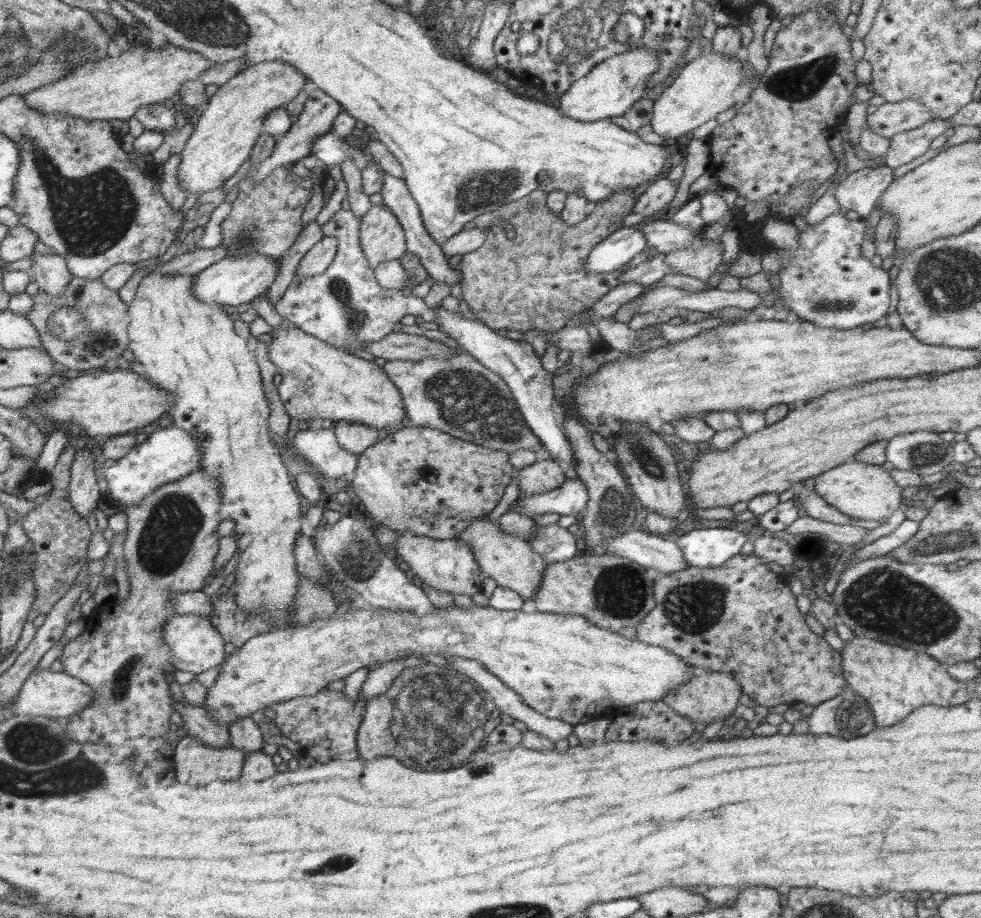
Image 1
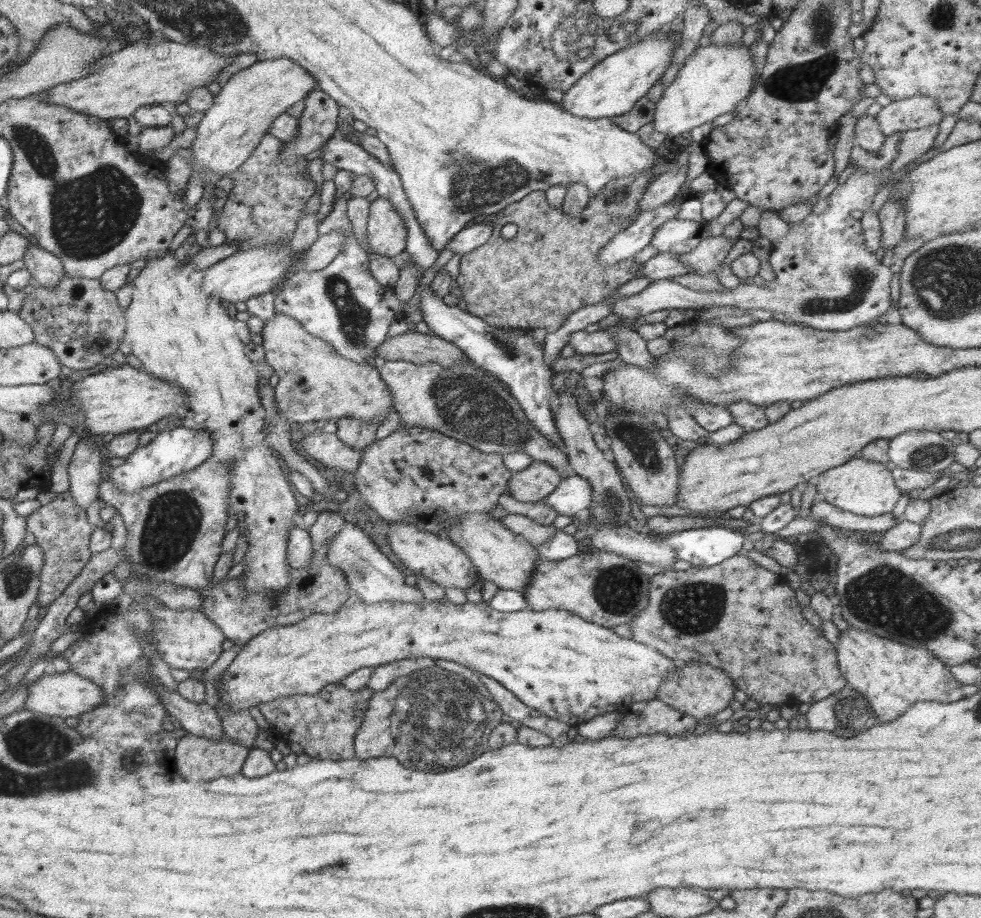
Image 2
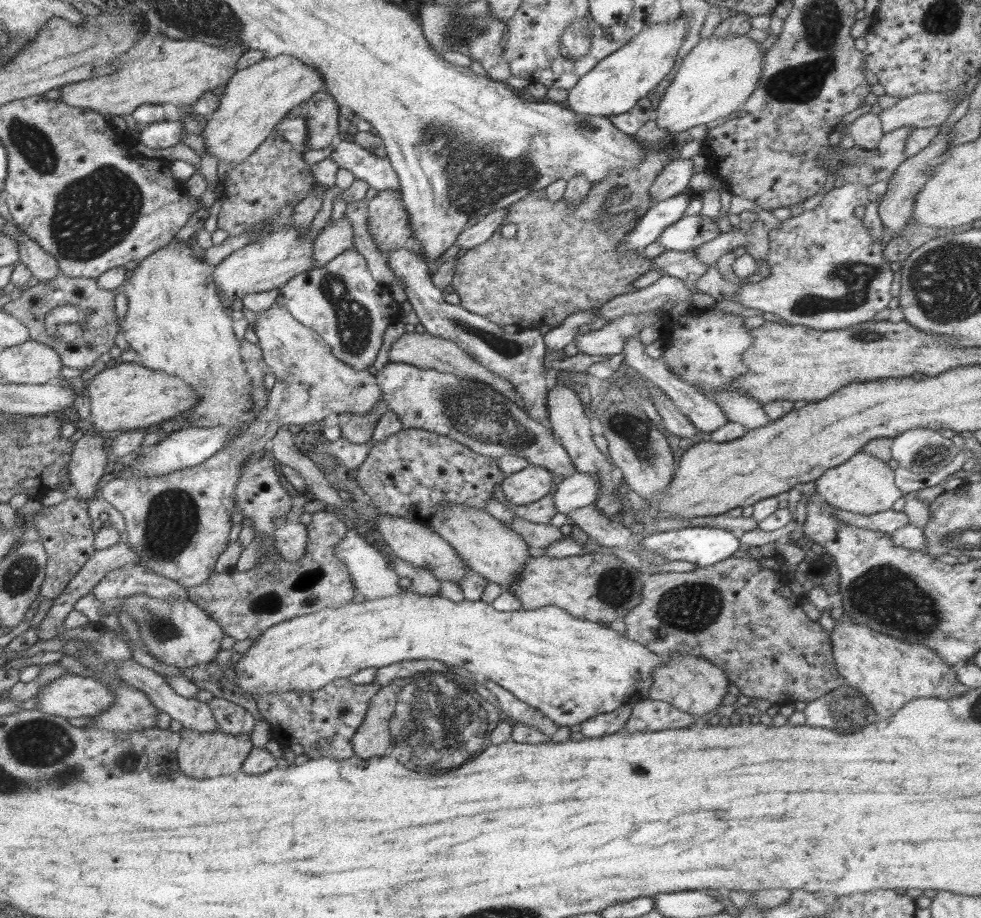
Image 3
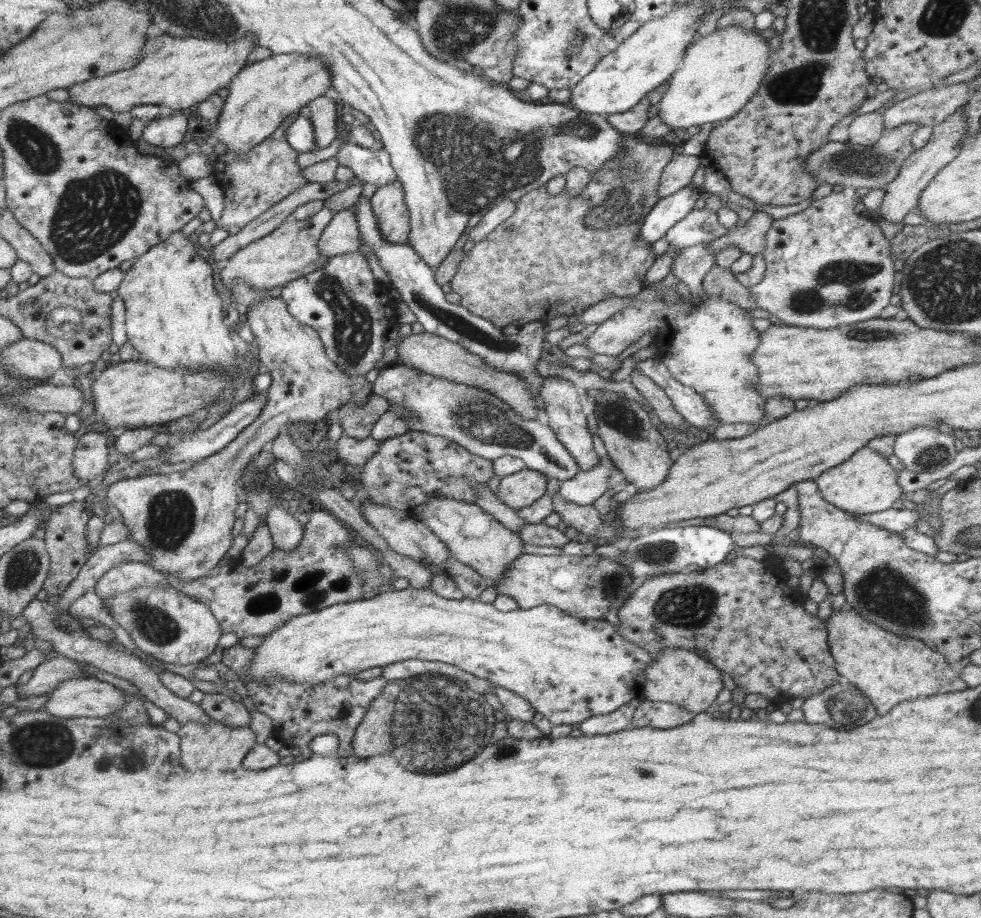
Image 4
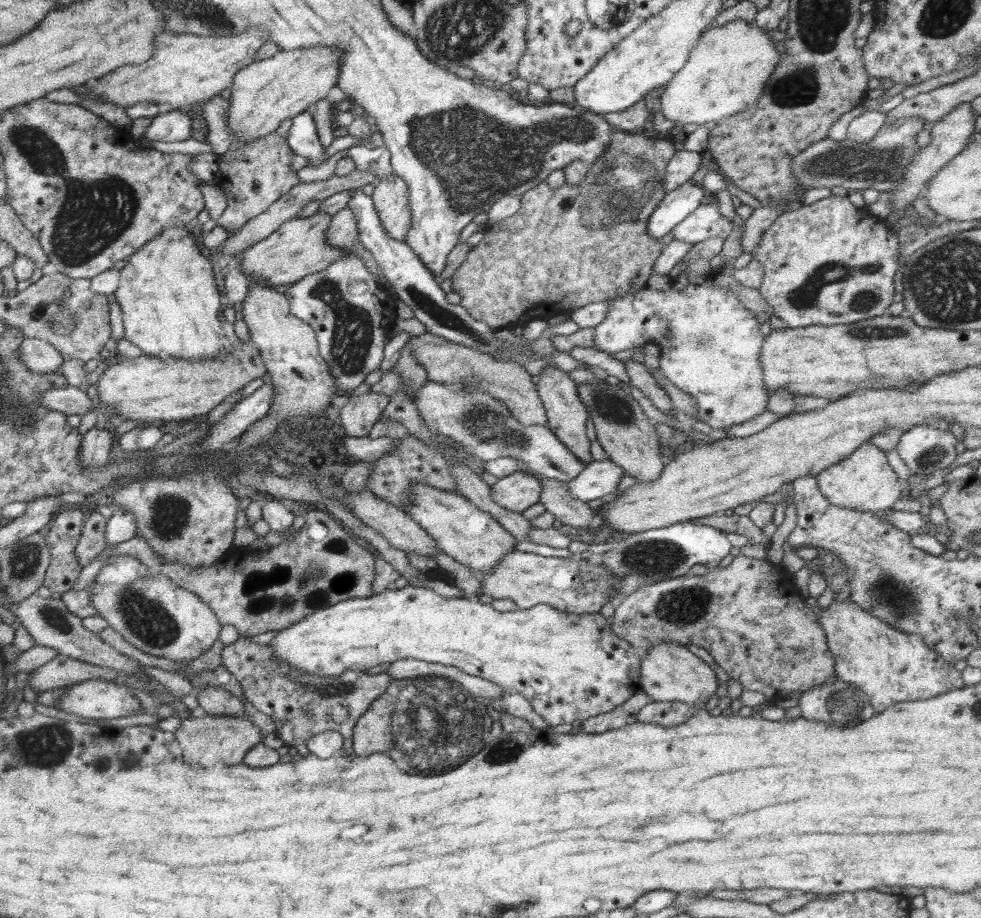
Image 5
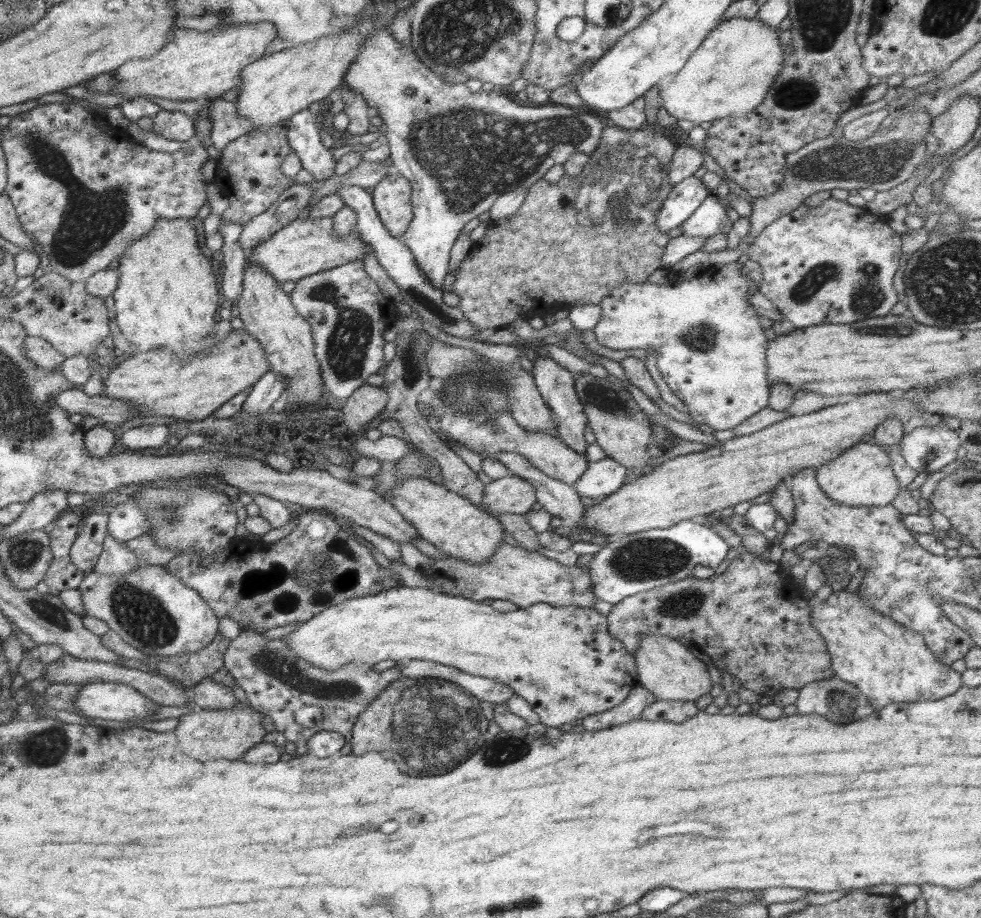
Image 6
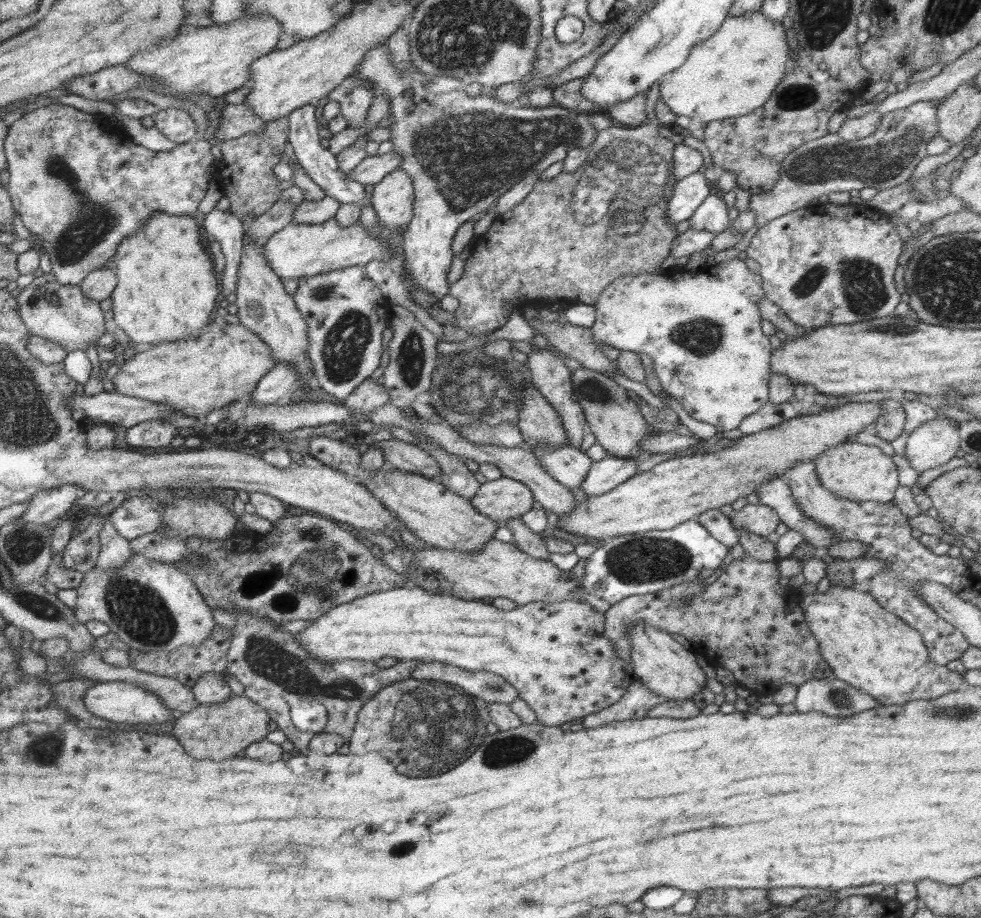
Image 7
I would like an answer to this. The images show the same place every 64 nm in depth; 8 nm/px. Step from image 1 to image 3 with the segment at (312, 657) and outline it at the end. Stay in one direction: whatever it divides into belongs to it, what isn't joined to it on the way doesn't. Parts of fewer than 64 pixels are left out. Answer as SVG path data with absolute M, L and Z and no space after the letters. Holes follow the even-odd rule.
M408 591L362 603L348 603L338 608L325 608L275 624L256 639L232 668L236 673L238 690L251 694L255 699L289 690L320 690L330 682L348 679L363 668L378 669L400 661L428 658L462 666L481 680L488 679L499 684L560 727L580 725L598 714L613 712L639 699L649 699L654 683L653 672L666 662L663 656L608 625L574 618L557 606L500 612L482 600L454 602L440 595Z

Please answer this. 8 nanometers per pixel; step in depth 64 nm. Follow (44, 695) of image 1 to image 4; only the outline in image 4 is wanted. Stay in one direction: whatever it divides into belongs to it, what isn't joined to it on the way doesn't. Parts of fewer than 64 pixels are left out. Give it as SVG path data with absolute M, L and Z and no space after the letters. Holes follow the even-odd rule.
M82 676L56 684L50 693L49 700L43 707L46 712L57 718L104 718L116 715L124 709L124 694L108 682L96 678Z

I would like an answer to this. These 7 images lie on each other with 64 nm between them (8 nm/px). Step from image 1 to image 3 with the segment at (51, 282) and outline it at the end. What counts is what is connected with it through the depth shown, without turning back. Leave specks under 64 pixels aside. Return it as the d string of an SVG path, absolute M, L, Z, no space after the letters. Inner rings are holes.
M4 221L2 234L18 243L19 262L40 282L48 282L61 273L58 260L45 252L34 240L31 240L15 224Z

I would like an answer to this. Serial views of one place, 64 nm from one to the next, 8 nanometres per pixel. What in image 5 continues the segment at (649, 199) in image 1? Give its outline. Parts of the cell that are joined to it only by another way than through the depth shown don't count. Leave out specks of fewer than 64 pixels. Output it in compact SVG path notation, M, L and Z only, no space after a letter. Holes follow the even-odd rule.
M686 149L675 151L665 168L664 190L666 192L674 190L690 180L702 166L702 162L699 152Z

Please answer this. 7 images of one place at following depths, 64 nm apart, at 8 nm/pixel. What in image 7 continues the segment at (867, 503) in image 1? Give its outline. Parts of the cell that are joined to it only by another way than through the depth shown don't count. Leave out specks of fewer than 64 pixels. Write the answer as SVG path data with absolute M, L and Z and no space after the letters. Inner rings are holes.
M848 440L823 450L814 460L817 479L830 494L856 502L890 502L898 489L898 475L892 456L878 446Z

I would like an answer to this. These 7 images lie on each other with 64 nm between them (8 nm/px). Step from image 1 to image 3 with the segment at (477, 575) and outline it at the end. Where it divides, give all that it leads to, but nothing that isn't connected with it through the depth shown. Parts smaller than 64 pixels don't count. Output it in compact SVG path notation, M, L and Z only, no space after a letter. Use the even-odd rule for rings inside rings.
M378 512L377 519L376 532L396 556L411 562L414 566L433 572L438 580L455 582L459 585L459 581L464 578L468 566L455 552L454 547L450 546L439 534L422 523L412 522L402 517L393 517Z

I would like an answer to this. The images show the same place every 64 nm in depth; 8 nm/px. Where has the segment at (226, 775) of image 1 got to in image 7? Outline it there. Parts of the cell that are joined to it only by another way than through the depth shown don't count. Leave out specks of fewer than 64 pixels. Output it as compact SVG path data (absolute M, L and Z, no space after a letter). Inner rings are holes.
M232 693L230 700L226 700L222 704L199 705L192 711L183 713L174 721L171 733L190 758L211 759L220 762L231 757L244 758L245 749L248 746L265 740L265 736L269 732L269 721L266 710L256 706L245 695L236 696Z

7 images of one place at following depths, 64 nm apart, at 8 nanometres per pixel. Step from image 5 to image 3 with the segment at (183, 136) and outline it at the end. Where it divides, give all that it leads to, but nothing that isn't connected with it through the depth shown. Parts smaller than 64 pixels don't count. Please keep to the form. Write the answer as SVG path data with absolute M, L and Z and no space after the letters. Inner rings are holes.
M182 119L174 121L156 121L142 127L138 142L148 148L170 148L180 143L184 122Z

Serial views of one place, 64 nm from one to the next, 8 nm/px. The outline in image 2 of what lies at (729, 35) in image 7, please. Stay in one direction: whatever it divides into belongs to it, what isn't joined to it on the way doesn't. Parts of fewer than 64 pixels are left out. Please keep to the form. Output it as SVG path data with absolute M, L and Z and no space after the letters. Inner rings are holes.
M742 41L724 46L699 45L684 61L672 84L663 89L652 122L656 130L668 137L678 136L706 122L712 123L722 114L734 112L738 102L746 99L753 90L757 74L752 59L750 49L742 45Z

